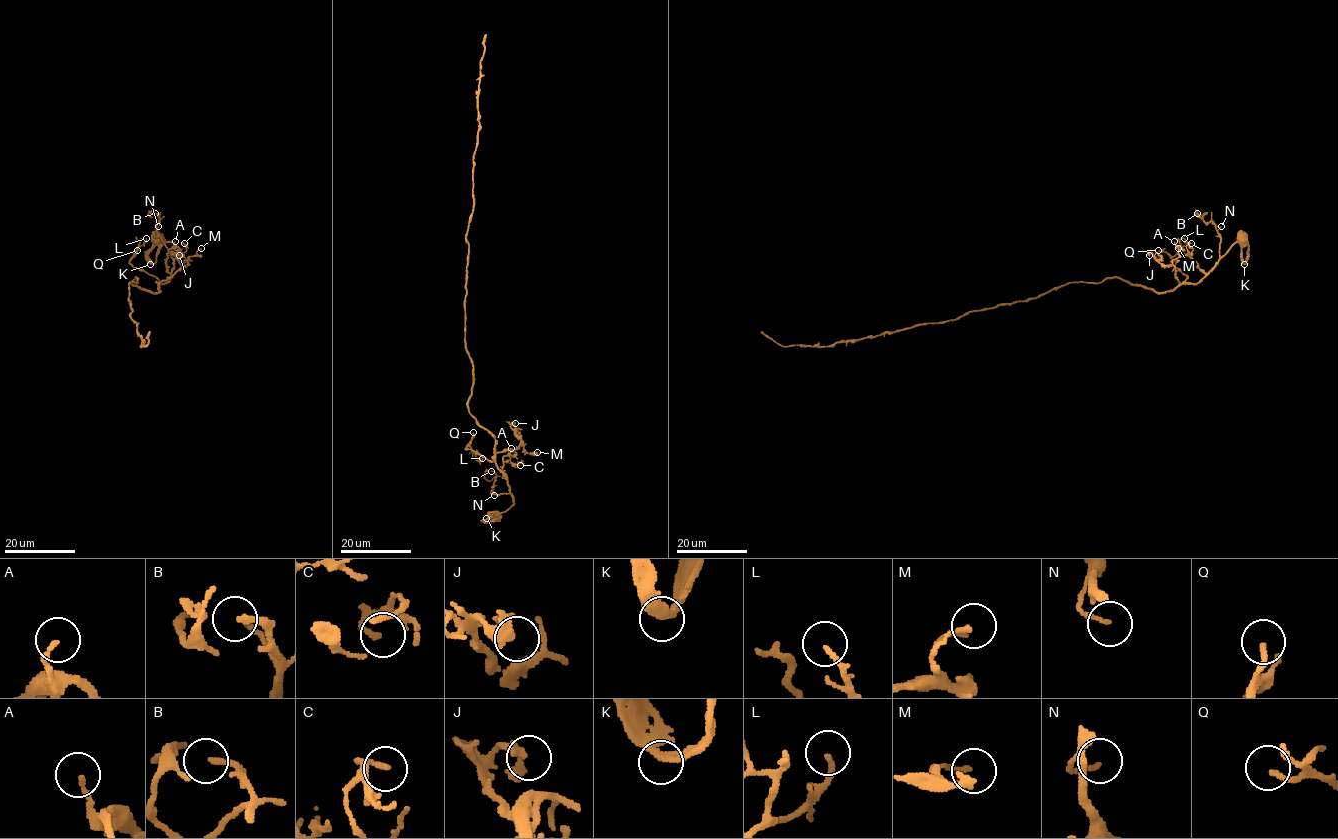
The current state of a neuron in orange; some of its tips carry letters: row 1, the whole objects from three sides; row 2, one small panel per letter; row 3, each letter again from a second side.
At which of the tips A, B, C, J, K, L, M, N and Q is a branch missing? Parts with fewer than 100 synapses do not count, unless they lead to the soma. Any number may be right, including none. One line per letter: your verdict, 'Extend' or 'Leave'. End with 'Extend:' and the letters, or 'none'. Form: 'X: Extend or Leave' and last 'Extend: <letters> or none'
A: Leave
B: Leave
C: Leave
J: Leave
K: Leave
L: Leave
M: Leave
N: Leave
Q: Leave
Extend: none

